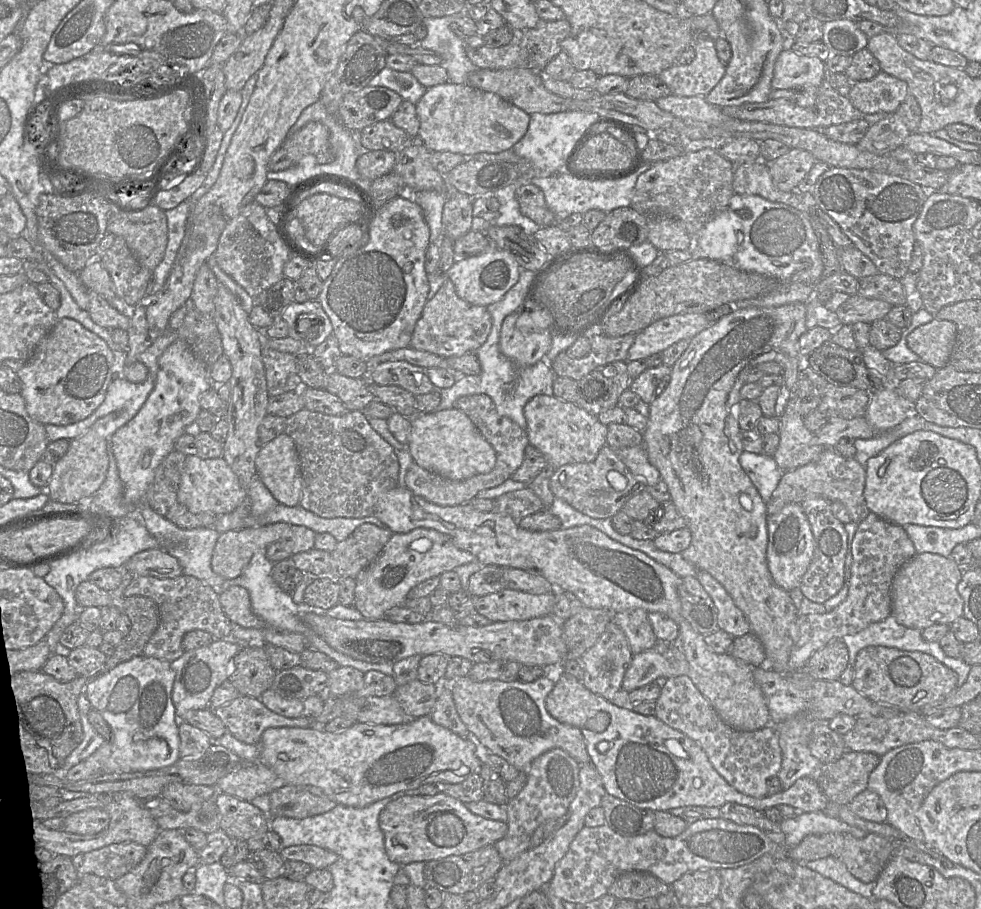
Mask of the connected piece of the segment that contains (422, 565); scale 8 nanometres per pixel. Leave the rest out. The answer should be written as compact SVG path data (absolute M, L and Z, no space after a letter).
M416 528L405 534L394 533L376 560L356 576L353 607L365 620L381 619L388 610L403 606L408 592L421 582L474 562L477 562L475 556L460 550L450 536L434 529Z

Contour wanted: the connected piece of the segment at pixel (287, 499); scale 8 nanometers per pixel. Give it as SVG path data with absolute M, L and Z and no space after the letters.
M283 432L261 446L255 460L256 471L274 498L286 506L300 504L302 476L293 439Z

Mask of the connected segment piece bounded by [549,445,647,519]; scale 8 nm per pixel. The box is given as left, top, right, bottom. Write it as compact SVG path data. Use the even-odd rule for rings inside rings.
M608 445L602 447L593 462L567 464L553 472L549 481L553 495L593 519L611 519L633 496L646 490L642 479L634 476Z

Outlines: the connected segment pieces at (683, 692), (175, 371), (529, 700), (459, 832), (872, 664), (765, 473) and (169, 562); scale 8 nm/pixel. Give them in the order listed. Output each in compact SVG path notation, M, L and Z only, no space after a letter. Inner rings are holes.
M689 676L666 680L655 701L655 717L694 740L707 754L715 770L736 790L754 798L767 796L767 781L777 776L782 751L776 726L770 723L756 731L737 731L727 726Z
M178 338L167 347L159 359L154 388L146 402L110 439L110 448L123 482L123 496L126 502L145 502L156 468L174 450L175 442L185 434L185 428L196 422L202 410L200 397L212 386L214 384L209 377L209 369L195 357L185 341Z
M544 670L544 676L530 683L474 682L468 676L450 683L457 713L481 750L500 756L525 774L534 759L554 748L567 752L579 765L590 763L581 731L560 723L546 710L545 700L554 687L557 670Z
M444 793L433 796L403 796L387 804L379 814L379 827L384 835L388 858L401 866L413 862L429 862L448 856L458 856L494 845L507 836L507 823L485 819L469 811L465 804Z
M867 646L857 653L853 670L853 688L872 701L895 706L900 712L923 711L958 686L957 674L952 669L920 651Z
M744 450L739 457L739 462L763 501L768 502L784 474L773 456Z
M154 548L133 555L122 567L137 576L176 578L183 574L179 561L165 549Z

